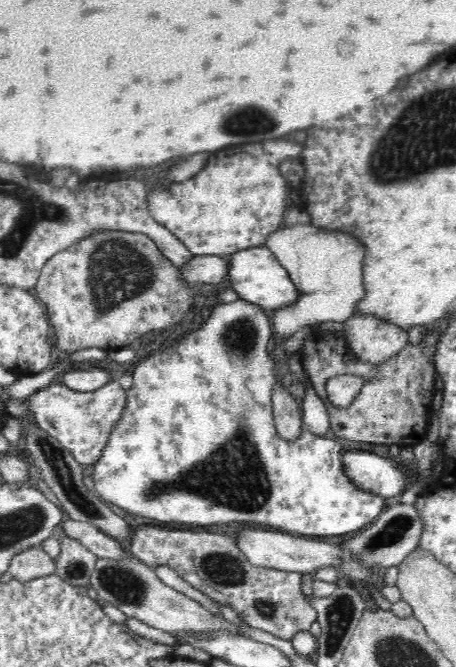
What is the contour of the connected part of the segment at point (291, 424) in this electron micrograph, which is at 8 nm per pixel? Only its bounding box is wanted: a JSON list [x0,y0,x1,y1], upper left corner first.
[271,382,303,440]

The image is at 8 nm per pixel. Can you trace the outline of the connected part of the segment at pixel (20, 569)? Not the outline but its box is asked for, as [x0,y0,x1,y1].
[9,545,56,581]

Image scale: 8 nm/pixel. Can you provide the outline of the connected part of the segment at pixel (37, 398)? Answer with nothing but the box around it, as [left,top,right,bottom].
[27,380,126,464]

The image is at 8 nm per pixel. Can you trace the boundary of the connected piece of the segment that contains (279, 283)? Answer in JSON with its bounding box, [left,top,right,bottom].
[226,246,301,309]

